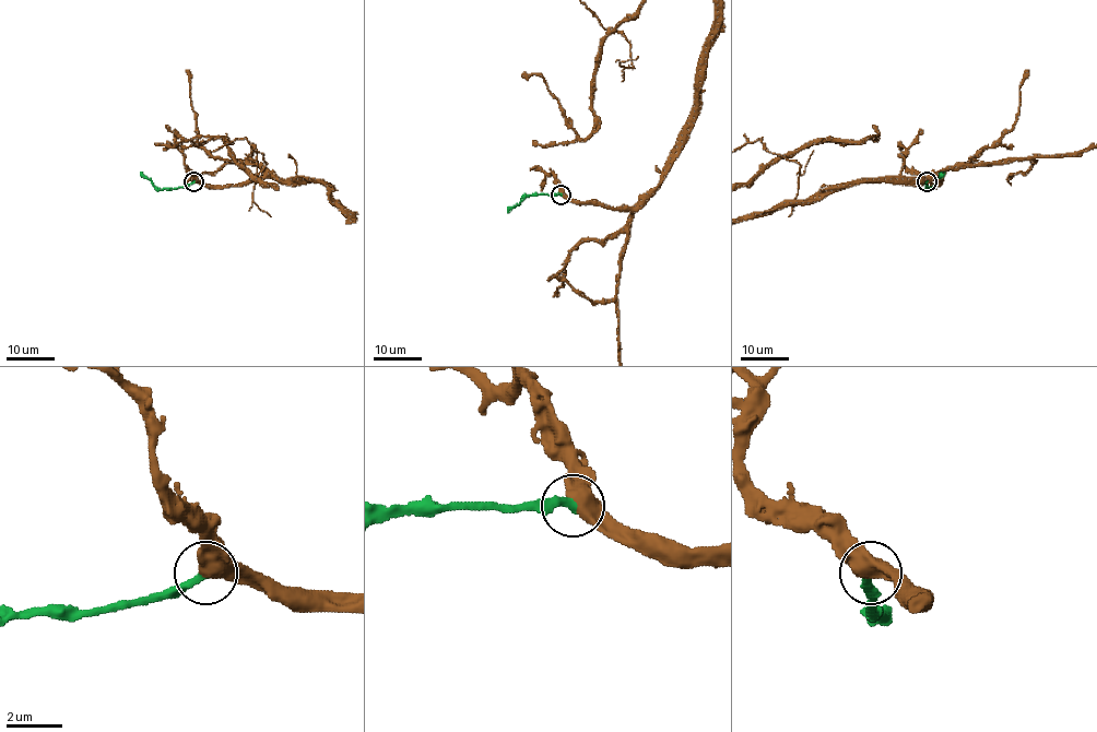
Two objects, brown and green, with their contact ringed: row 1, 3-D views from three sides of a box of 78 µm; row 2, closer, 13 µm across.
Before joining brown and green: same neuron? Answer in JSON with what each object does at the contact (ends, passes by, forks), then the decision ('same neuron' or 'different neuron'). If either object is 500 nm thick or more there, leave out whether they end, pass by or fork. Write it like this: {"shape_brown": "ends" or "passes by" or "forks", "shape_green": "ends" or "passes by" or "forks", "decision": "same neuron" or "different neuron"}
{"decision": "same neuron"}

